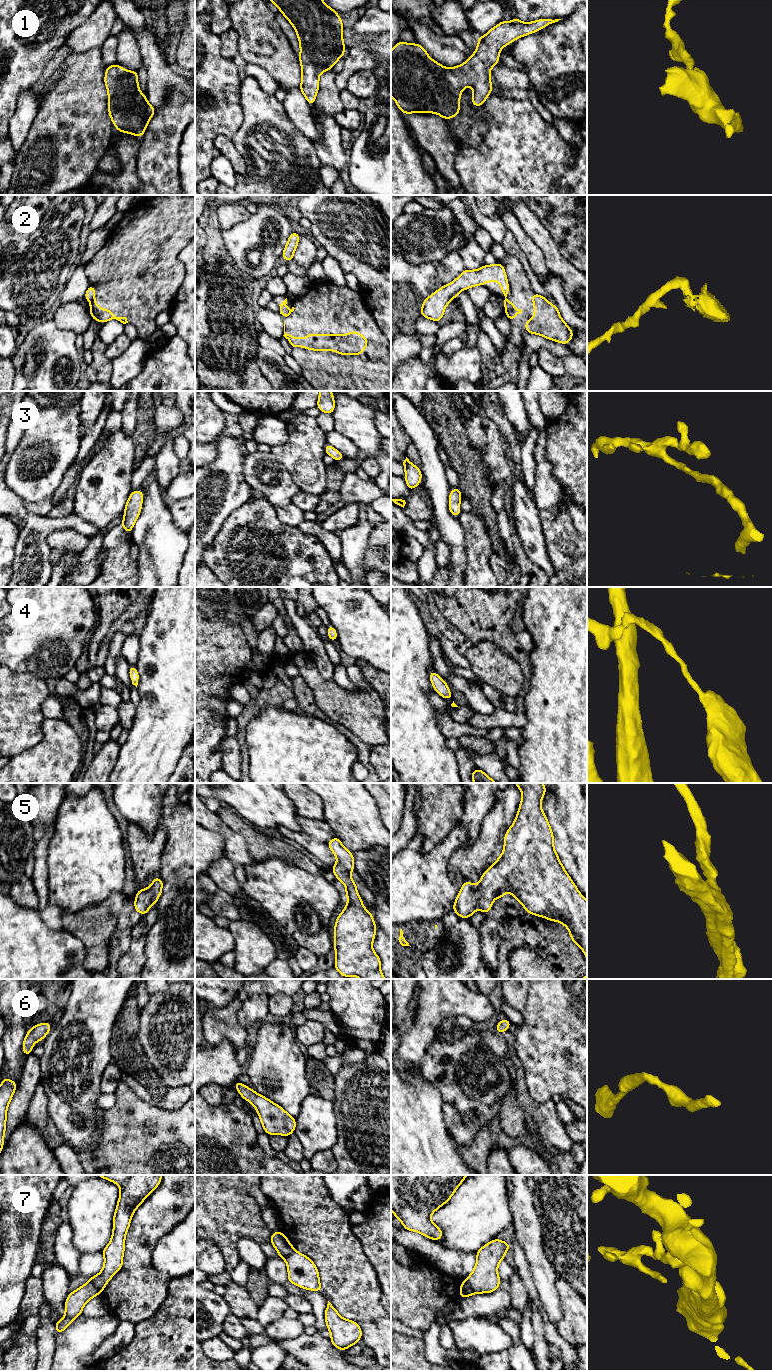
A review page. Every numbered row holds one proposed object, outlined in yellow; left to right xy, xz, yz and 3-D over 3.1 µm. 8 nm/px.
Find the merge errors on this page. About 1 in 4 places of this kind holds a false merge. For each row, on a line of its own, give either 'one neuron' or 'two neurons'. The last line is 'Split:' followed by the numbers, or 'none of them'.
1: one neuron
2: two neurons
3: one neuron
4: one neuron
5: one neuron
6: one neuron
7: two neurons
Split: 2, 7

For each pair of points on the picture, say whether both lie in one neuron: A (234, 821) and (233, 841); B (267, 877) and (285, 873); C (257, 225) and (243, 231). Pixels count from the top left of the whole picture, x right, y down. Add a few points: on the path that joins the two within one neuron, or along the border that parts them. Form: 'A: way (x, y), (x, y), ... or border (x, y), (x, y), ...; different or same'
A: border (216, 814), (245, 839), (247, 849); different
B: way (271, 877), (281, 877); same
C: way (254, 228), (251, 231), (246, 231); same

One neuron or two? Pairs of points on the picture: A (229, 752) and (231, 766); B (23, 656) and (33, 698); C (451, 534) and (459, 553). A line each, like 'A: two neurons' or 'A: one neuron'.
A: one neuron
B: two neurons
C: one neuron

